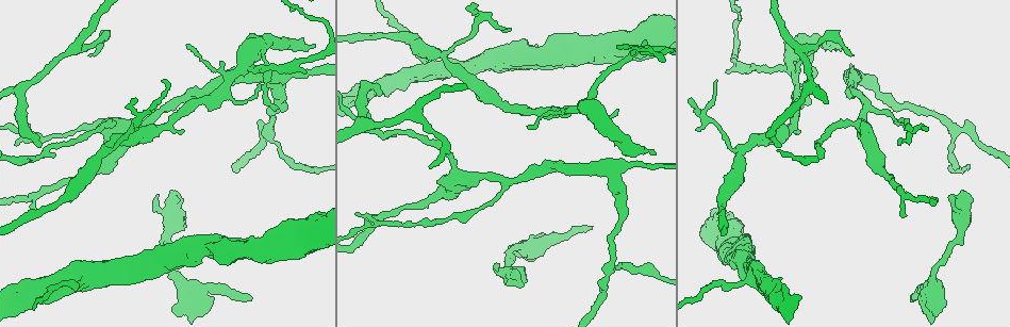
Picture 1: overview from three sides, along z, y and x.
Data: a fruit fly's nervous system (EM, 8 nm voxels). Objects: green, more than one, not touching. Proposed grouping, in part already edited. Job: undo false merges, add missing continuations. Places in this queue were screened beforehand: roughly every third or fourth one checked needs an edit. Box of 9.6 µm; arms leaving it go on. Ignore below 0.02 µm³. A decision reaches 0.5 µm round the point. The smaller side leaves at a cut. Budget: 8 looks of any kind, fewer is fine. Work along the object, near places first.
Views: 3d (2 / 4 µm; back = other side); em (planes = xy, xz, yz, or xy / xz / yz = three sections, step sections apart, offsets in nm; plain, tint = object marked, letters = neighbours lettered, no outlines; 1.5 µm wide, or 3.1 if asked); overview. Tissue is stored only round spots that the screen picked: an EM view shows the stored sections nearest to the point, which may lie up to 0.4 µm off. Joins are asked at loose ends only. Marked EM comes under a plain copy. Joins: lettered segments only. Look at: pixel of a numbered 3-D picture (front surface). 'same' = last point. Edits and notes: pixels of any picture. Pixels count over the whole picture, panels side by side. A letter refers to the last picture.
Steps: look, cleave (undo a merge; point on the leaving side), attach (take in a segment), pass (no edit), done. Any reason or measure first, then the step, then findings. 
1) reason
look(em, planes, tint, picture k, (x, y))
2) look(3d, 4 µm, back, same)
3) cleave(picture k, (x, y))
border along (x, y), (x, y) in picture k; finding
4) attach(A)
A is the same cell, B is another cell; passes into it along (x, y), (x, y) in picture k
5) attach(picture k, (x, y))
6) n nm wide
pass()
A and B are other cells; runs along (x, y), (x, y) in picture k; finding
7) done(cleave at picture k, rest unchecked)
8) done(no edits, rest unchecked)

free end
look(3d, 2 µm, picture 1, (503, 31))

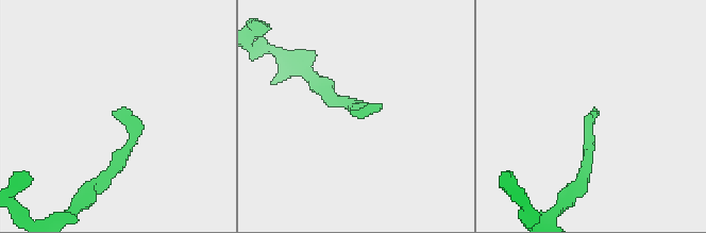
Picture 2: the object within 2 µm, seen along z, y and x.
look(em, 3.1 µm, planes, letters, picture 2, (592, 114))

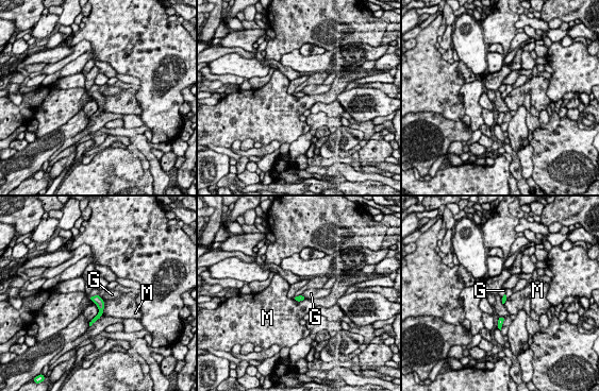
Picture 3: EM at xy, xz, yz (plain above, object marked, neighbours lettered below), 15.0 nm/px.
M touches over 220 nm
pass()
G and M are other cells; border along (104, 300), (102, 313) in picture 3; none of them fits

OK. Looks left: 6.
look(em, xz, step 4, tint, picture 1, (868, 108))

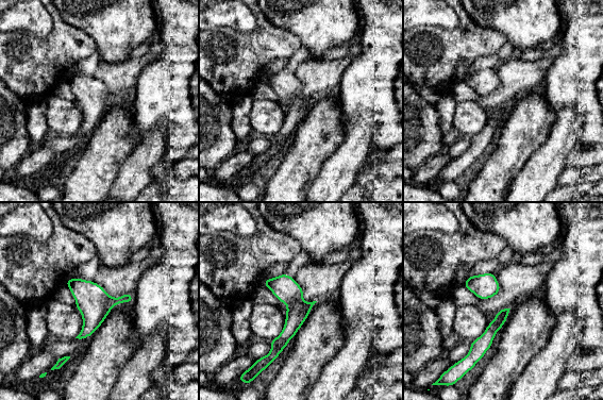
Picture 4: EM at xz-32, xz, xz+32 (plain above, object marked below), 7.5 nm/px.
look(em, planes, tint, same)

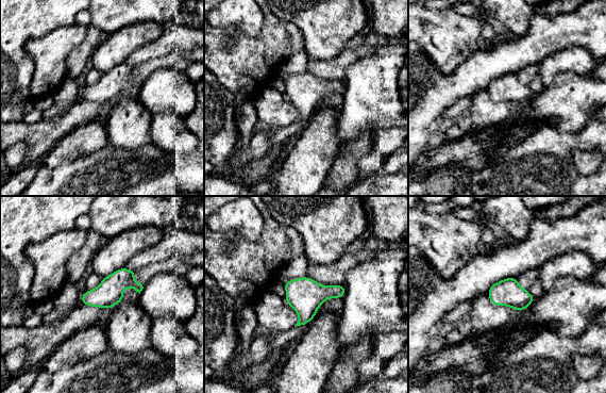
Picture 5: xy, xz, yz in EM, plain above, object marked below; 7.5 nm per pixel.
see the neighbours
look(em, planes, letters, same)

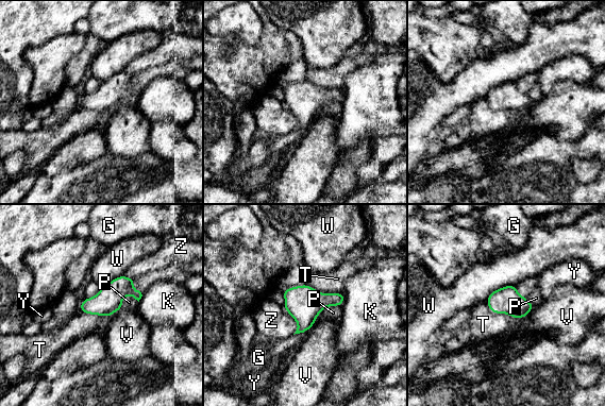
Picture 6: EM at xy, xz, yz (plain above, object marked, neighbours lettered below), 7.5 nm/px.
200 nm wide
pass()
G, K, P, T, V, W, Y and Z are other cells; border along (305, 283), (321, 292), (343, 292) in picture 6; continuous, no second neuron

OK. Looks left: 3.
branch stops here
look(3d, 4 µm, picture 1, (180, 195))

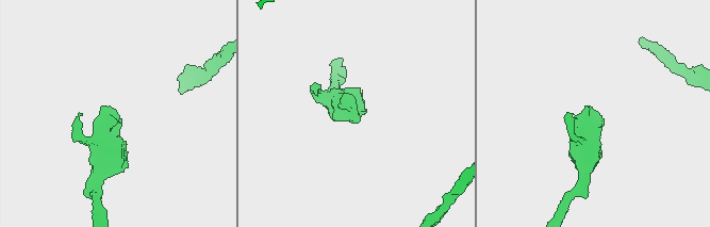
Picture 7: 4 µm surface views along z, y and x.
look(em, planes, letters, picture 7, (115, 110))

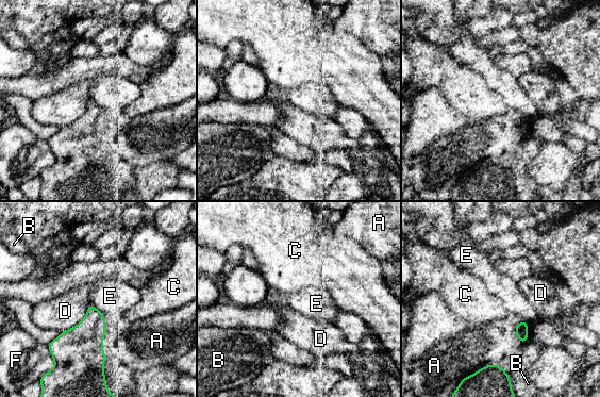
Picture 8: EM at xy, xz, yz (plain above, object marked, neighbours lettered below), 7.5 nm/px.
pass()
A, B, C, D, E and F are other cells; border along (90, 302), (102, 313) in picture 8; no lettered segment goes on from it

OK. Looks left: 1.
free end
look(em, planes, letters, picture 1, (187, 46))

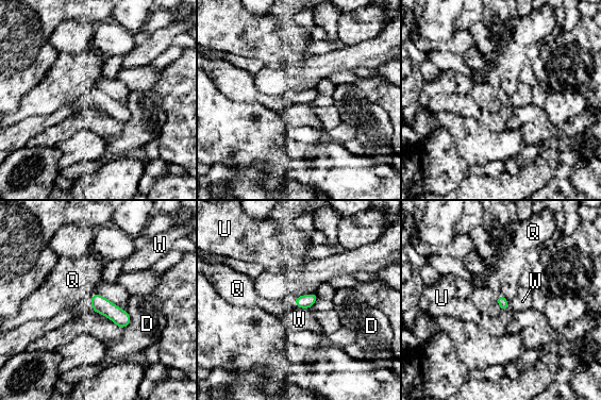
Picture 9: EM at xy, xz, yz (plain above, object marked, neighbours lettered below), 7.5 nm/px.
80 nm wide; D touches over 160 nm
pass()
D, Q, U and W are other cells; no lettered segment goes on from it

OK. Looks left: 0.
done(no edits, rest unchecked)

